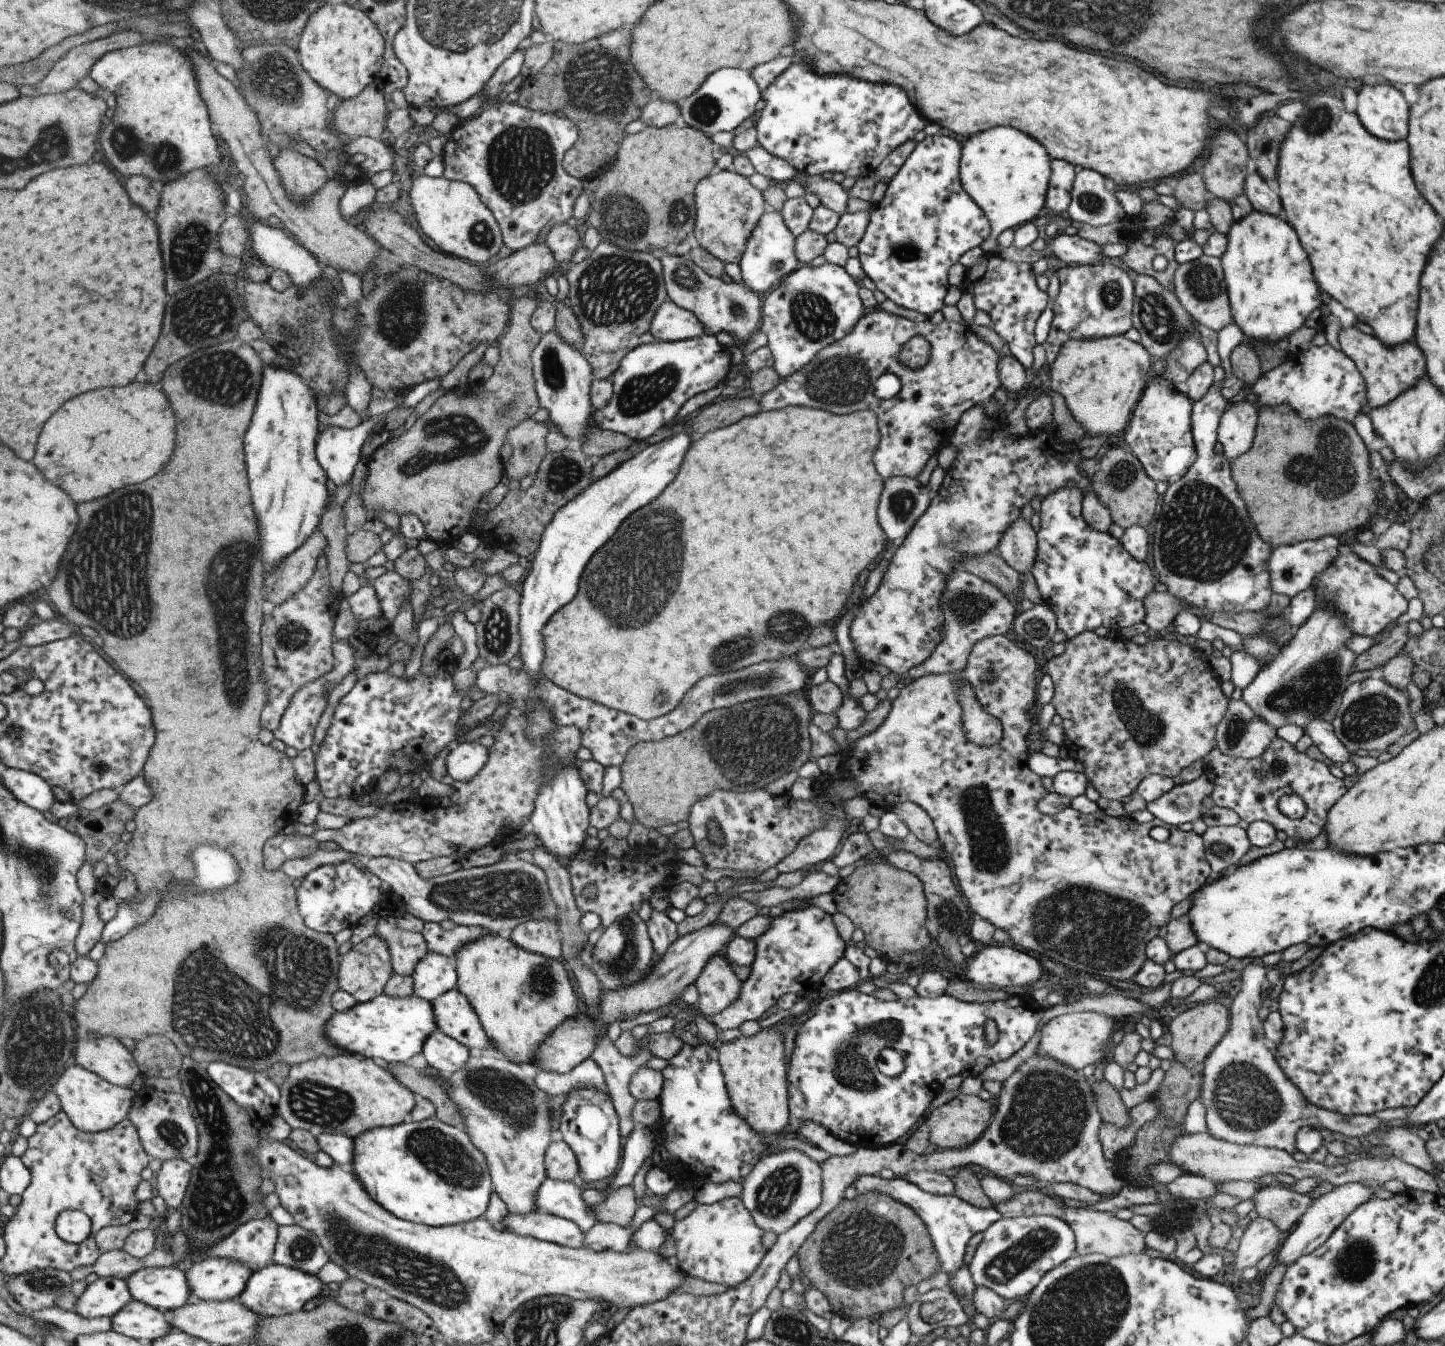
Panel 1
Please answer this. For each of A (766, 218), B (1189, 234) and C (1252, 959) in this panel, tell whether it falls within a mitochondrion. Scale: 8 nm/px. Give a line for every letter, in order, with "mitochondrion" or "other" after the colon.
A: other
B: other
C: other

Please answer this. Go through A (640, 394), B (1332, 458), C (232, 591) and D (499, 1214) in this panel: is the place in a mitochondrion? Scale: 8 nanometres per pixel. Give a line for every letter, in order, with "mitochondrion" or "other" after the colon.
A: mitochondrion
B: mitochondrion
C: mitochondrion
D: other

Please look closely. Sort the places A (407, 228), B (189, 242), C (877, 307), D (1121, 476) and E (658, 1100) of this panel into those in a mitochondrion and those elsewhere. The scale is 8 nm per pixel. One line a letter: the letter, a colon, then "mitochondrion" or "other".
A: other
B: mitochondrion
C: other
D: mitochondrion
E: other

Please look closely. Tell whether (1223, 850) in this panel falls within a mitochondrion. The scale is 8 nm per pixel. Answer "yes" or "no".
yes

